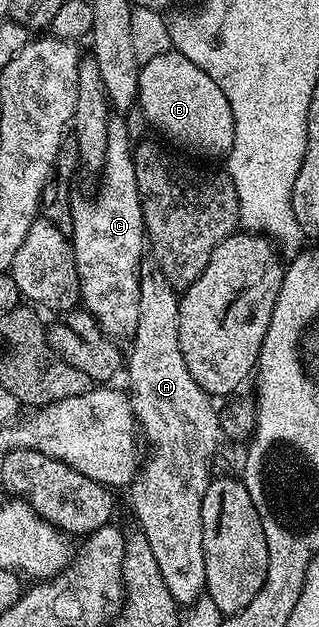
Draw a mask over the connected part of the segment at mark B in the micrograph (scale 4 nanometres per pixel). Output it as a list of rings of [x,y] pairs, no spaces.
[[[175,50],[166,54],[158,54],[158,58],[150,58],[150,62],[140,66],[140,94],[138,105],[145,112],[149,125],[156,128],[164,136],[169,136],[176,144],[197,152],[200,156],[227,157],[236,135],[234,134],[234,114],[230,114],[230,102],[226,102],[226,94],[218,90],[218,82],[210,78],[190,58],[186,58]]]

